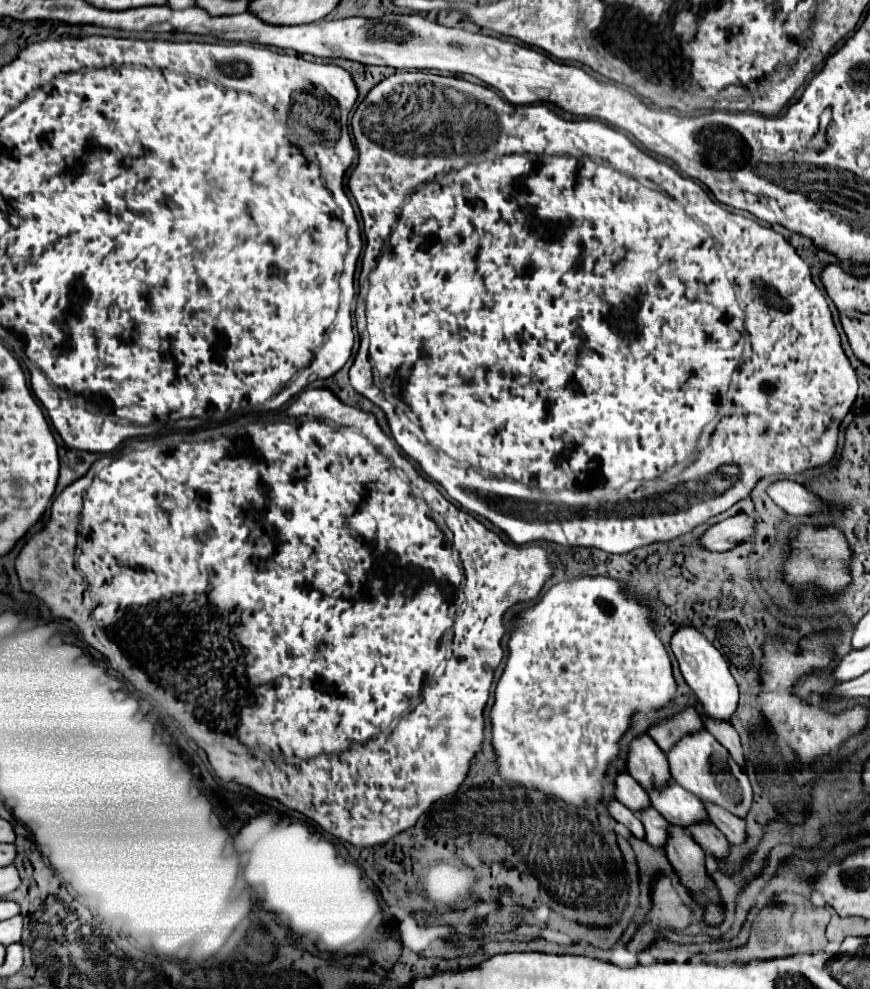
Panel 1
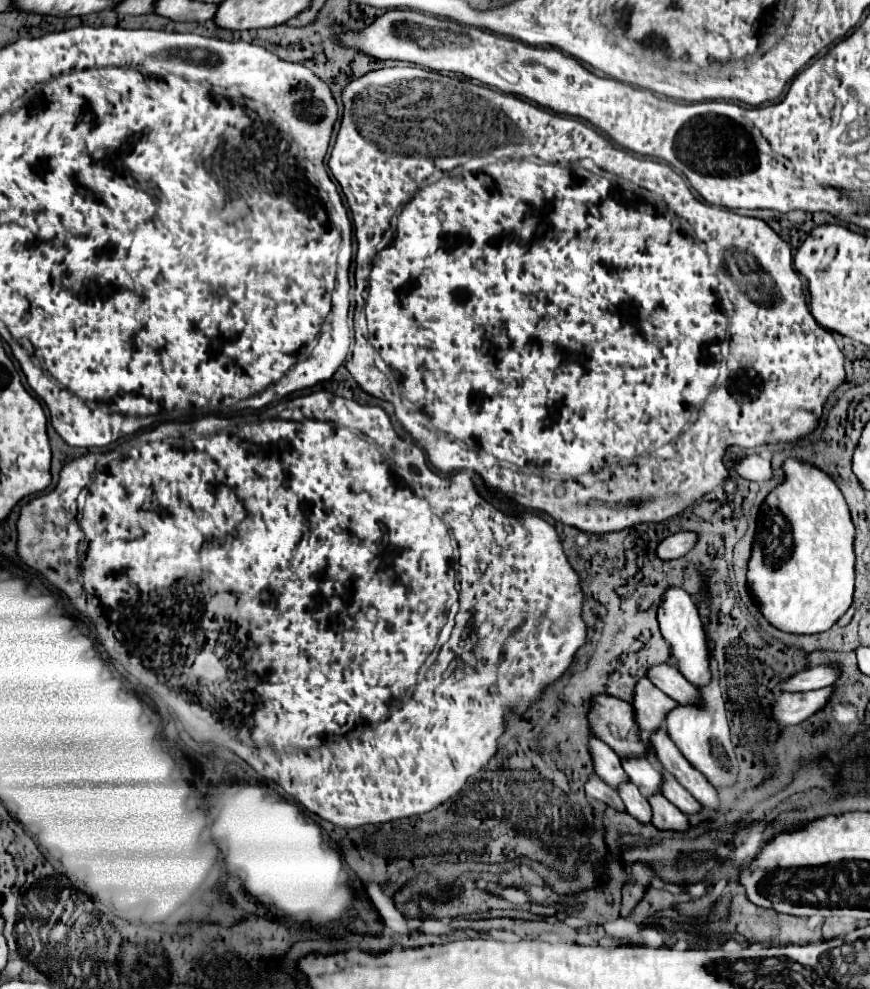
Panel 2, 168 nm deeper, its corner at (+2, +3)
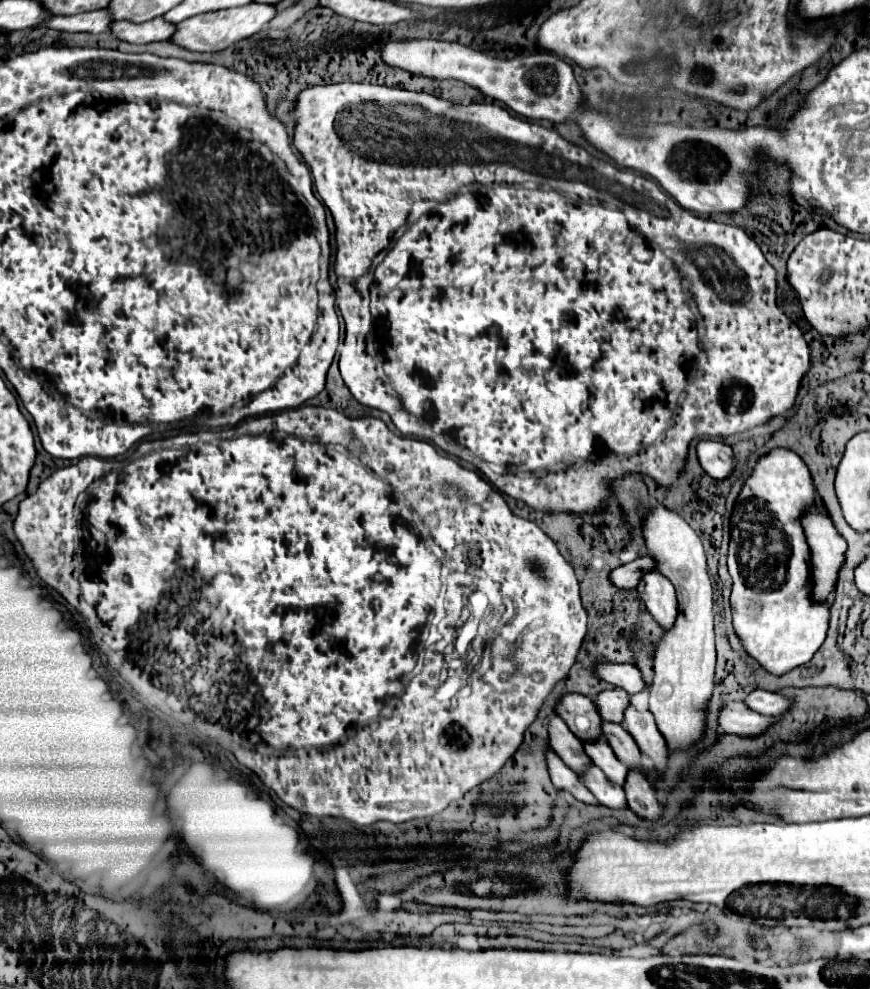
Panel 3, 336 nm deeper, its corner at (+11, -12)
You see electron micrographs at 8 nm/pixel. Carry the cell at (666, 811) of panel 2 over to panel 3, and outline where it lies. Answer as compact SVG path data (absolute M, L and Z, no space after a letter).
M629 768L623 790L625 790L627 806L633 812L637 812L641 818L657 820L661 816L661 806L659 806L659 802L655 798L655 790L653 790L651 782L647 780L645 770Z

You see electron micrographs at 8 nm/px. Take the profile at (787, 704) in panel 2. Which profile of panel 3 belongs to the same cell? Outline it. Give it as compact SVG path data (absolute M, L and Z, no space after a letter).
M723 702L717 724L727 734L757 736L757 734L765 732L775 720L779 720L779 718L761 716L761 714L745 708L743 702Z

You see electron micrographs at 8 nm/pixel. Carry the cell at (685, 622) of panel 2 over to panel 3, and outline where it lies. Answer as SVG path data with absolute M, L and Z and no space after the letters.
M651 570L639 580L637 592L641 602L659 622L659 626L671 628L673 618L677 618L677 598L675 598L673 584L661 572Z

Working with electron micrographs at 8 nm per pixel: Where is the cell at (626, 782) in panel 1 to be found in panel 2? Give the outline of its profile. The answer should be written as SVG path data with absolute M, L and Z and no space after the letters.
M590 737L590 753L594 757L594 769L596 769L596 775L608 783L610 787L618 789L618 785L622 785L624 781L630 781L628 775L624 773L622 769L622 763L620 763L620 757L600 739L596 737Z

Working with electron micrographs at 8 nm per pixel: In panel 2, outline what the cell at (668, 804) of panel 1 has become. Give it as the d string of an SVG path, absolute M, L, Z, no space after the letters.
M622 761L622 767L630 781L640 789L640 793L648 799L656 793L662 793L662 771L656 769L648 761Z

